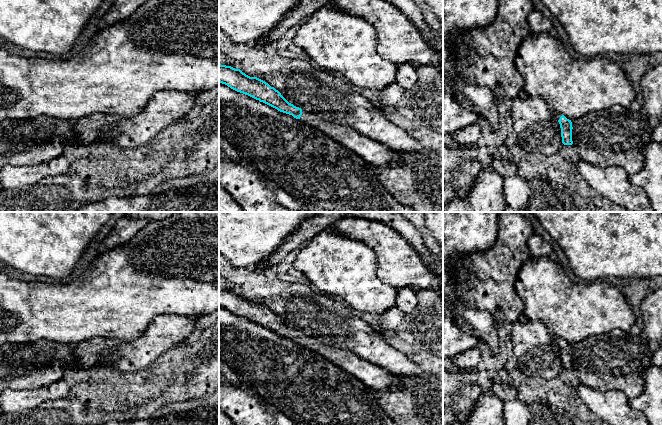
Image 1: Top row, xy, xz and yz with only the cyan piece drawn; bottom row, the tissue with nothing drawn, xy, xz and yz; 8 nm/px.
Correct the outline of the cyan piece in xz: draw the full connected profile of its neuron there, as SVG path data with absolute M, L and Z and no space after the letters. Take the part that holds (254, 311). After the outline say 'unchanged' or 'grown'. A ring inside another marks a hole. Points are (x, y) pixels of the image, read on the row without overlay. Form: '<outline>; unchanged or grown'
M219 289L219 306L316 351L336 366L358 378L374 392L383 391L397 382L396 378L384 368L359 357L348 349L324 344L317 338L308 337L294 330L274 311L257 301L246 299L240 293Z; grown

